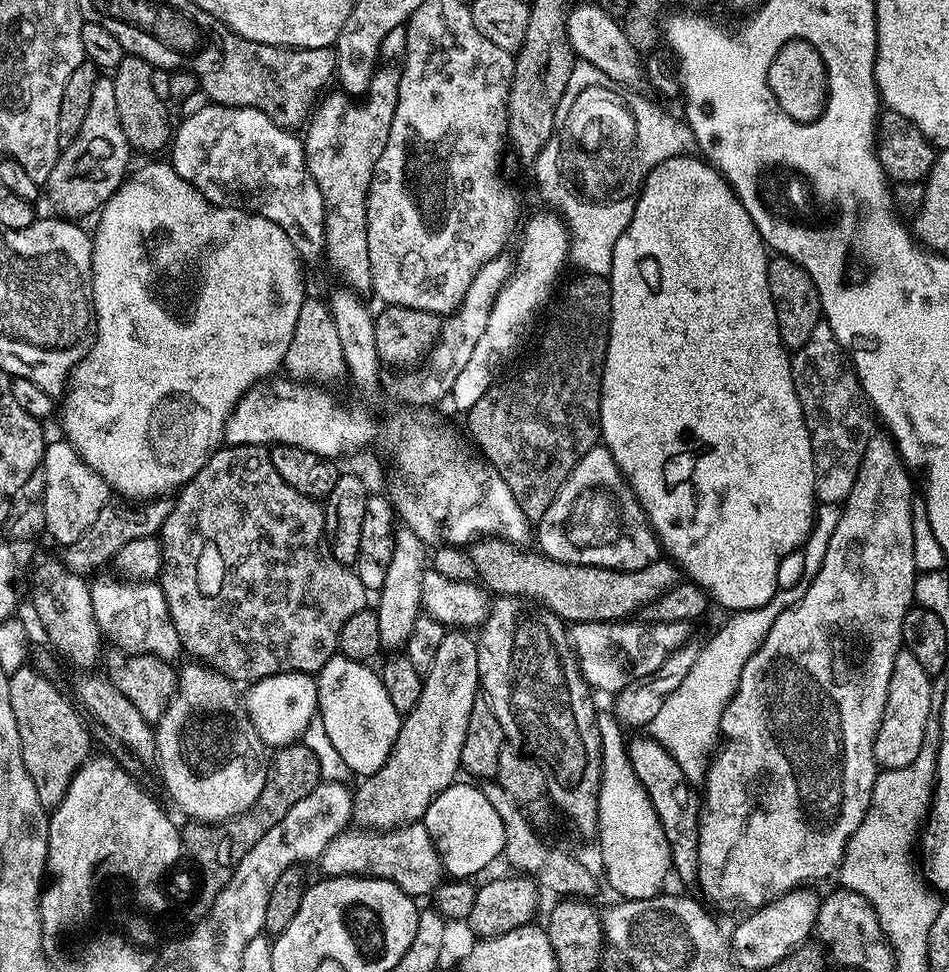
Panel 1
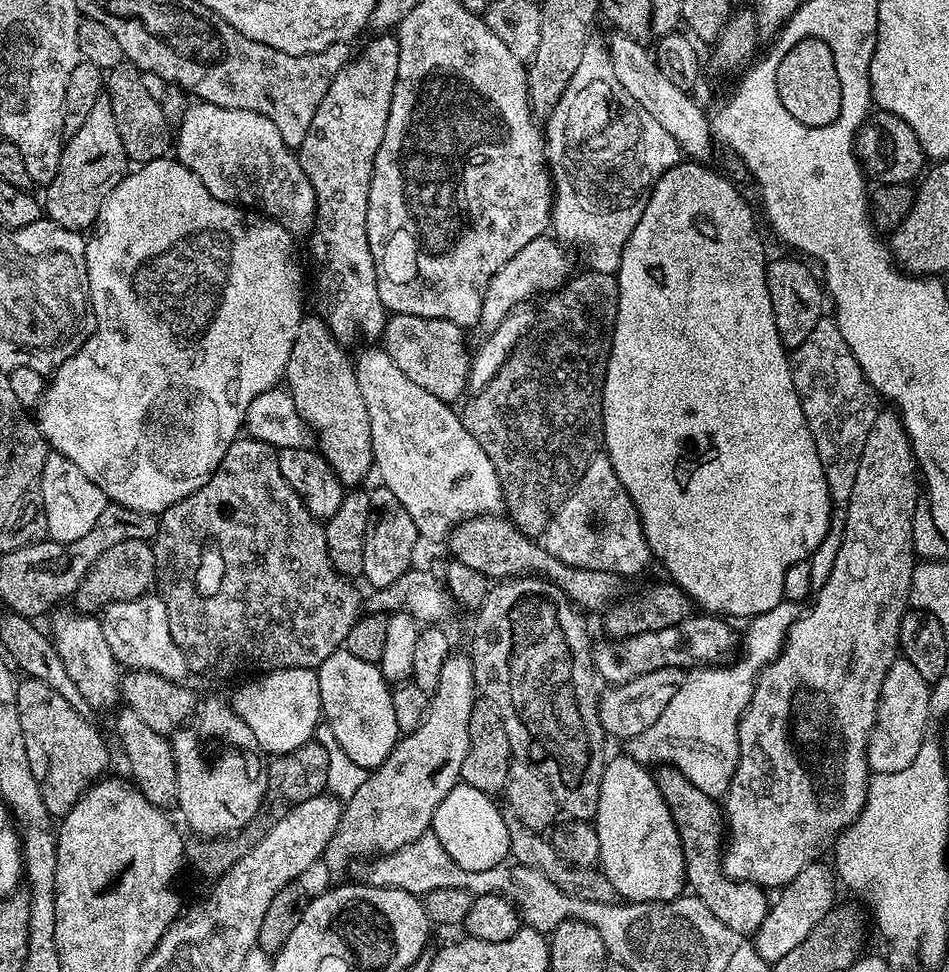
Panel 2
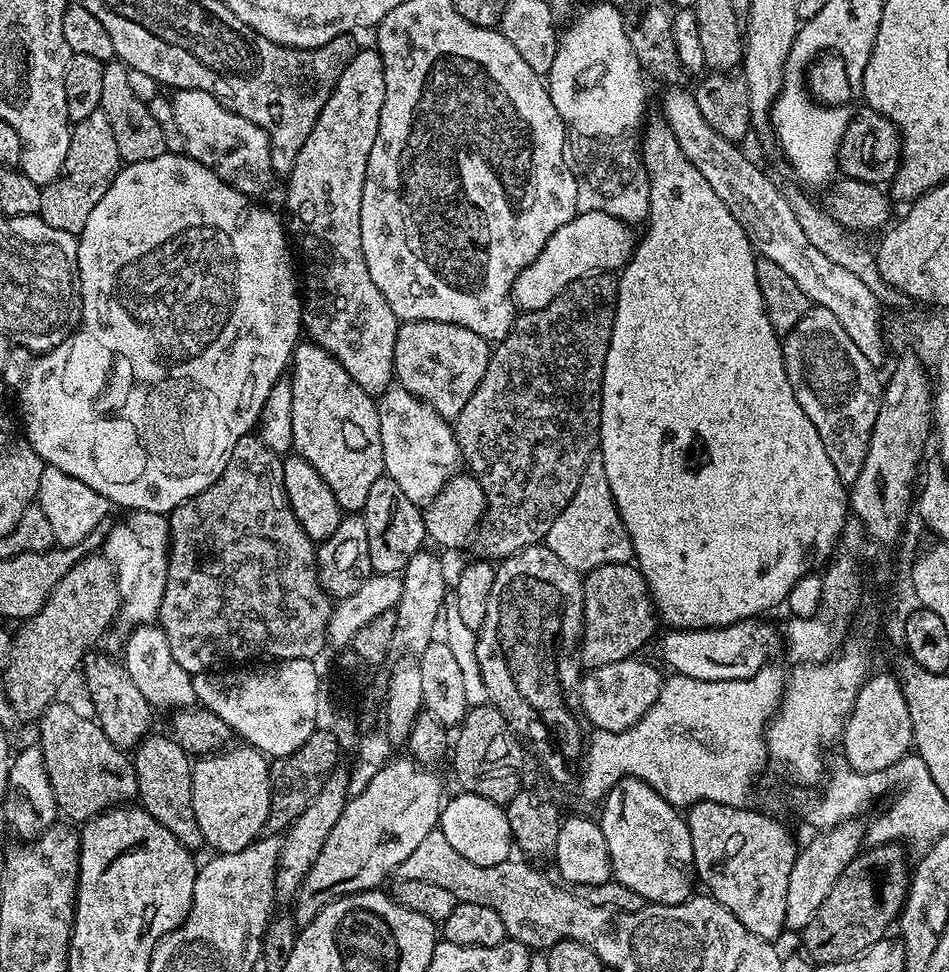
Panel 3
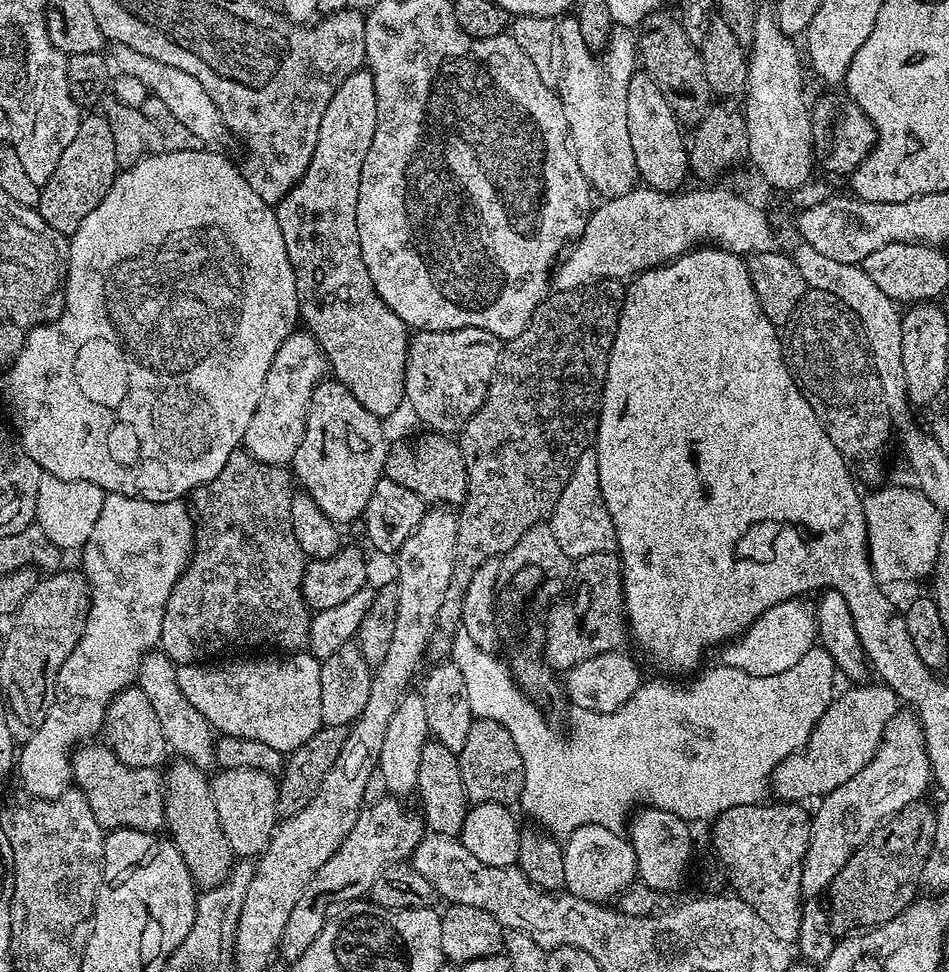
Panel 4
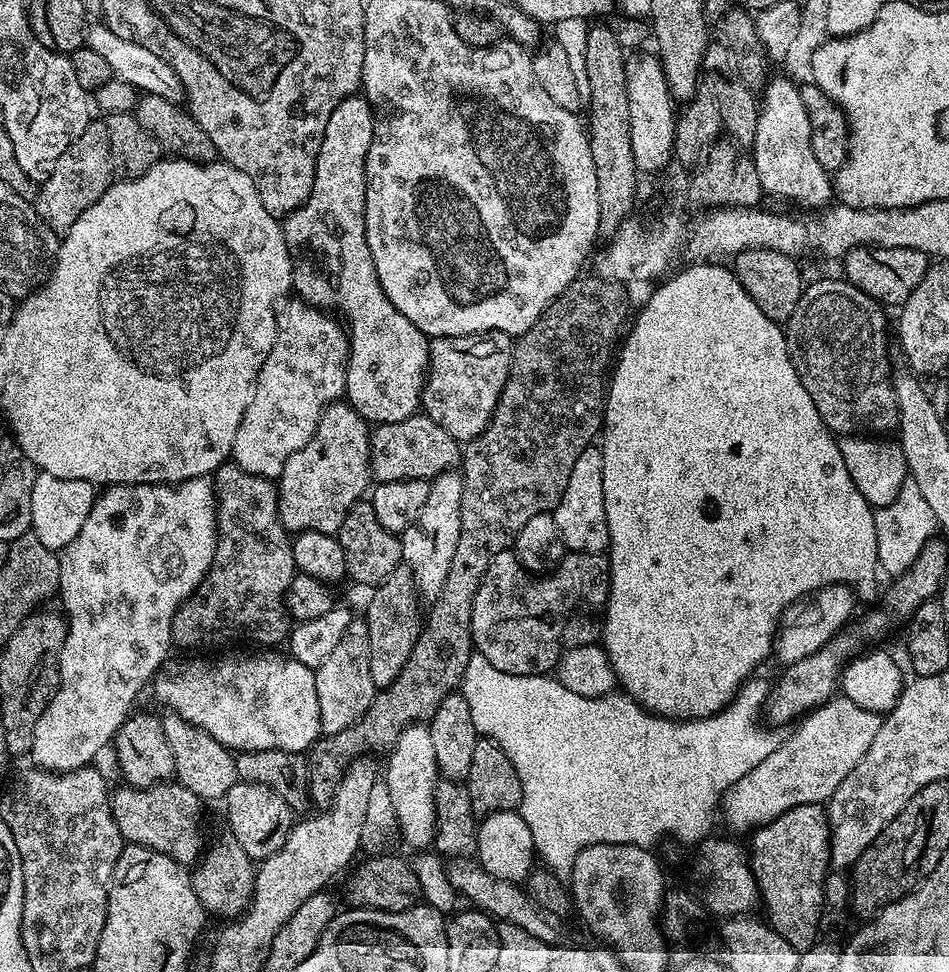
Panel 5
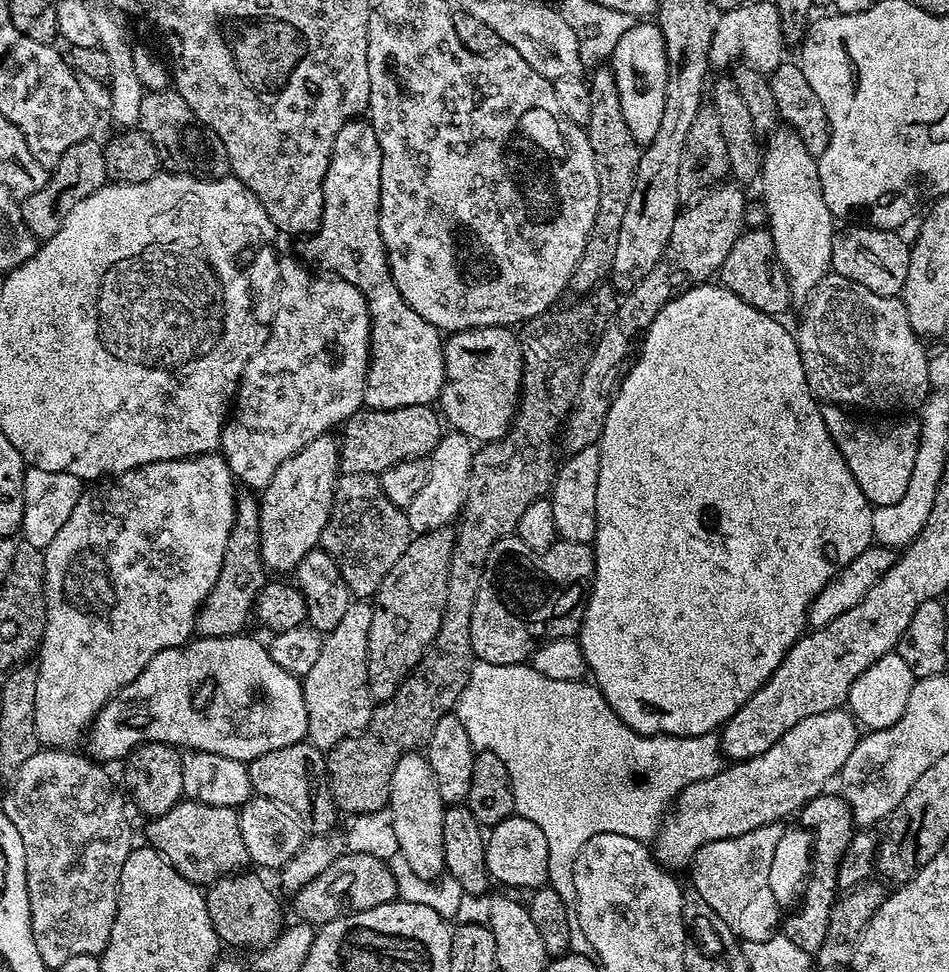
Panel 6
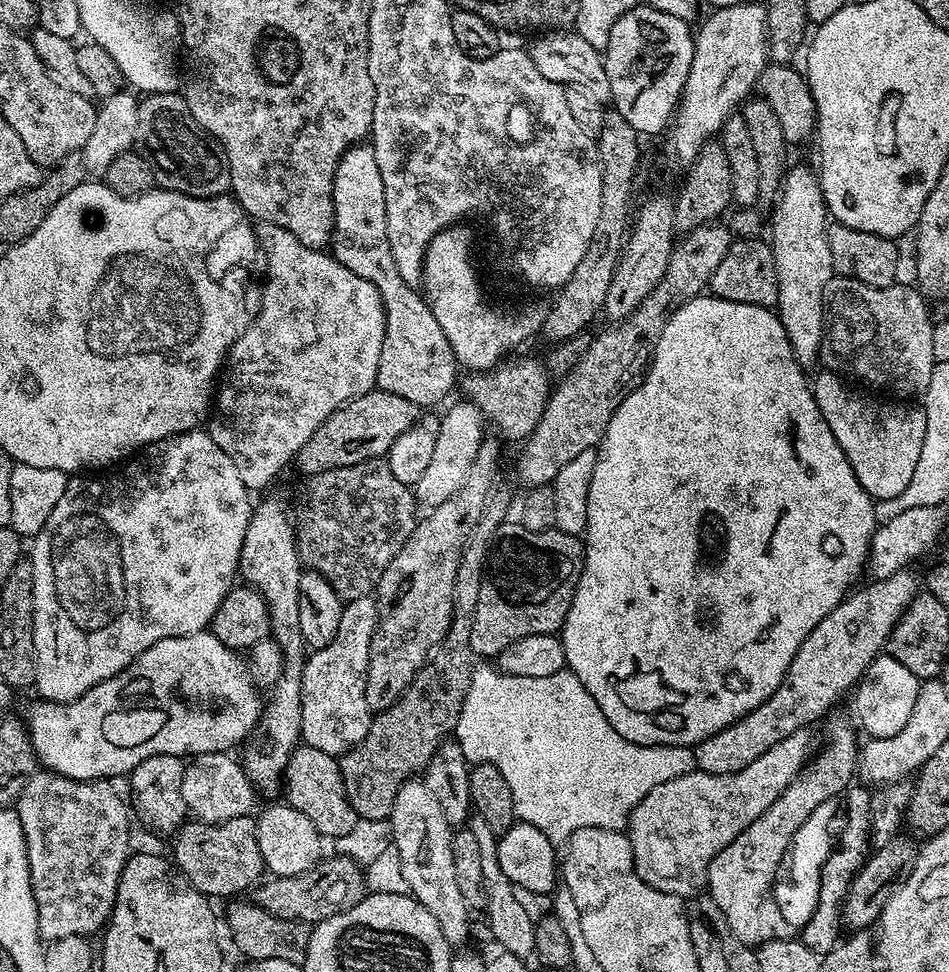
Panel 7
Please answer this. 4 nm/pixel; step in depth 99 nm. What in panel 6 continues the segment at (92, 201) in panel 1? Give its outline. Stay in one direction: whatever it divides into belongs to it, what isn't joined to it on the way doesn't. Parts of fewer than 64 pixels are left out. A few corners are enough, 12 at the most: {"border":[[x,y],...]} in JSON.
{"border":[[78,142],[19,201],[41,241],[107,180],[104,144]]}

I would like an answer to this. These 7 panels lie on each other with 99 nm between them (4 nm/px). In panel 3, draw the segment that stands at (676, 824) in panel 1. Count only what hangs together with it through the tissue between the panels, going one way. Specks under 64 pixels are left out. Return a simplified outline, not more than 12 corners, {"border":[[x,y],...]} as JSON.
{"border":[[687,809],[695,879],[750,934],[786,932],[798,851],[772,816]]}

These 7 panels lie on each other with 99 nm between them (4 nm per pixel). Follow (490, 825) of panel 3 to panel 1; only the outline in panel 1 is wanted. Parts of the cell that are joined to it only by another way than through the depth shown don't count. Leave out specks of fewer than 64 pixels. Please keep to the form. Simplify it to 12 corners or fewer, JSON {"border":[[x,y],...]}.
{"border":[[454,782],[423,824],[451,879],[503,855],[505,827],[477,785]]}

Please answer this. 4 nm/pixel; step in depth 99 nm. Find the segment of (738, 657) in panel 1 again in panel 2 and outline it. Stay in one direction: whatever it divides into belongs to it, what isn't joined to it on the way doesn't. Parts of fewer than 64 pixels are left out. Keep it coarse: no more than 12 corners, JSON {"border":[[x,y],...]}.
{"border":[[799,603],[749,619],[737,664],[684,673],[650,730],[627,741],[723,797],[760,669]]}

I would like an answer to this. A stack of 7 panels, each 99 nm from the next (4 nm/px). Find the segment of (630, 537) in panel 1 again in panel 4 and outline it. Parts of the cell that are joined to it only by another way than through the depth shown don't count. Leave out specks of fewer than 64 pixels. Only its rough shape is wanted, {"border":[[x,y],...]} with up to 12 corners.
{"border":[[584,452],[550,523],[573,561],[616,552],[598,458]]}

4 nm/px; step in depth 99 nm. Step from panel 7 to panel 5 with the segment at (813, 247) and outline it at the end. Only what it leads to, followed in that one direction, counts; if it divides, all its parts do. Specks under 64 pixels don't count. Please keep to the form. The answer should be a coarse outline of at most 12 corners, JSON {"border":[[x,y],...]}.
{"border":[[797,81],[763,88],[750,155],[765,193],[833,203]]}

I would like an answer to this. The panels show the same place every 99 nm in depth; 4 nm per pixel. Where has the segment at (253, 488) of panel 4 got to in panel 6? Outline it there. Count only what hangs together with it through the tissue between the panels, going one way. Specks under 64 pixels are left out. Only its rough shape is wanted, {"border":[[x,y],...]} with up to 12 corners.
{"border":[[236,497],[222,570],[196,612],[200,636],[250,624],[266,583],[259,499]]}

